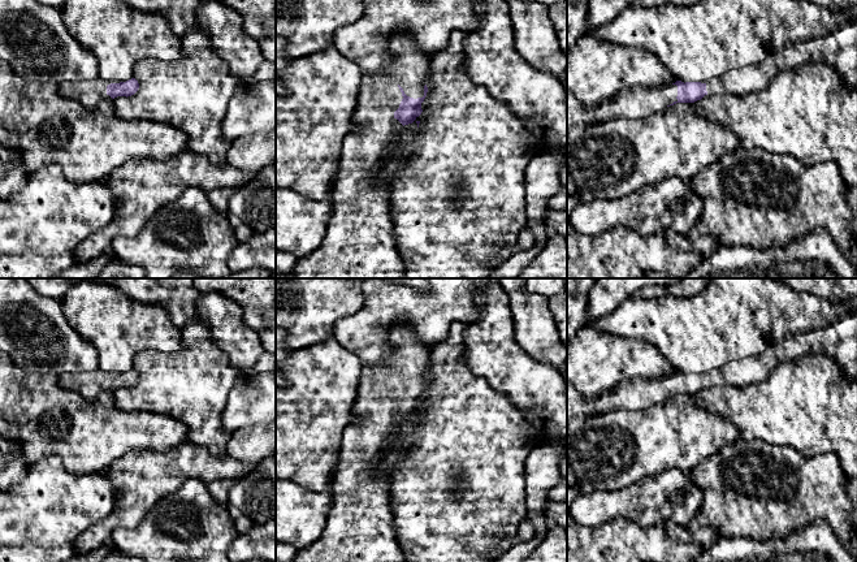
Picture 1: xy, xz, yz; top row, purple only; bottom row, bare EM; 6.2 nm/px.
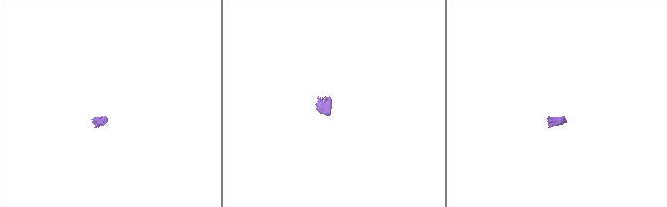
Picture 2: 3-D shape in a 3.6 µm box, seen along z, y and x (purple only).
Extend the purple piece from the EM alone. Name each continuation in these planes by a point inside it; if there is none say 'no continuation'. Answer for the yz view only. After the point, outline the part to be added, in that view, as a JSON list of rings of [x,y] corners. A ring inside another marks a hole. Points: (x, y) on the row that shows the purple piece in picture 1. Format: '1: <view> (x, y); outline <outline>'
1: yz (639, 102); outline [[[678,86],[633,87],[597,107],[588,107],[567,91],[567,133],[572,126],[596,125],[618,118],[648,118],[678,101]]]

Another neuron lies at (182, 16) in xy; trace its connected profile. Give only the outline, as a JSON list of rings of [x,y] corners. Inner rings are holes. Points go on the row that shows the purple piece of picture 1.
[[[122,0],[146,13],[159,12],[169,23],[172,31],[183,36],[191,29],[200,29],[200,0]]]

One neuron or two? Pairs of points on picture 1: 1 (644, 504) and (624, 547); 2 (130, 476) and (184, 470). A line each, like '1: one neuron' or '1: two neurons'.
1: two neurons
2: one neuron

